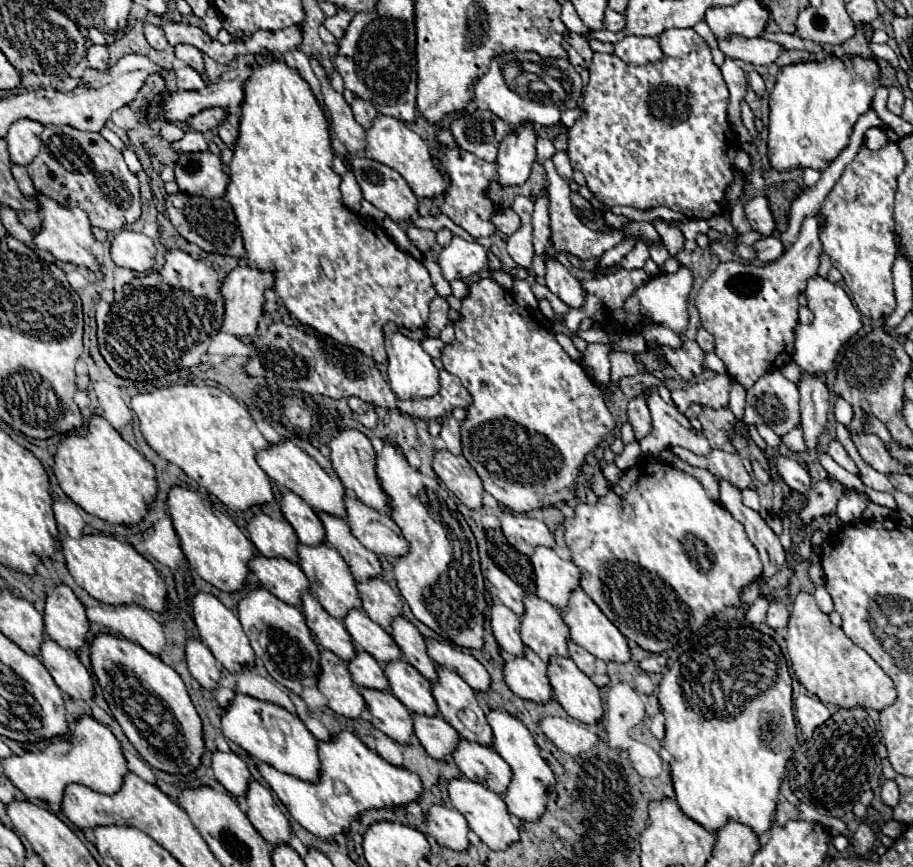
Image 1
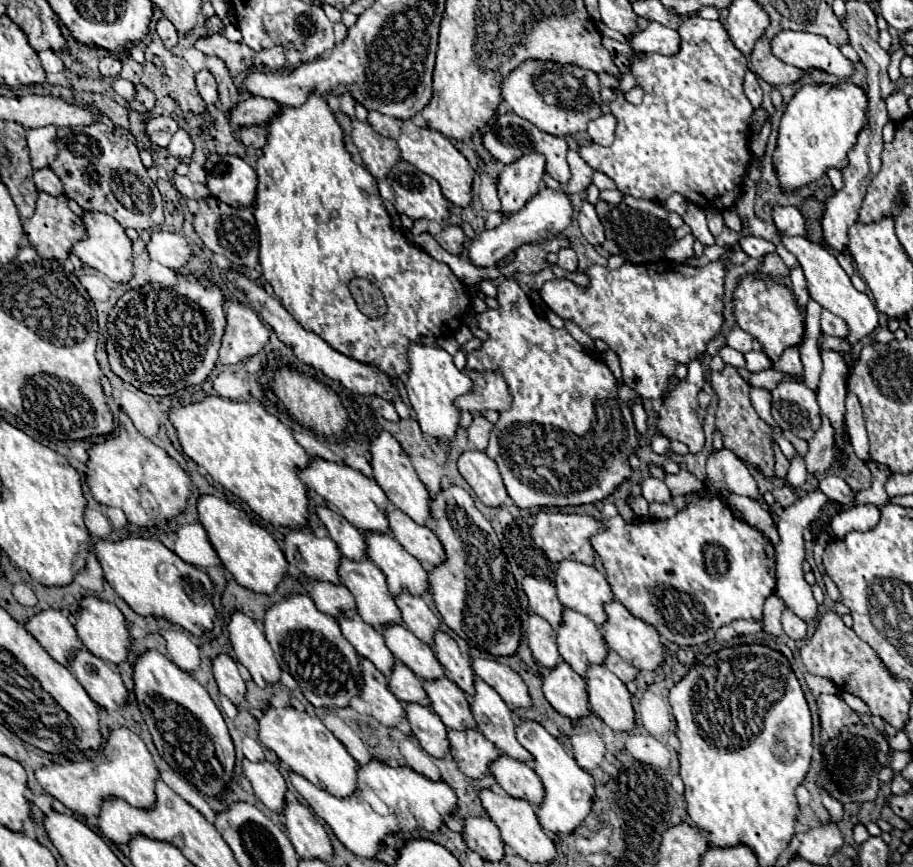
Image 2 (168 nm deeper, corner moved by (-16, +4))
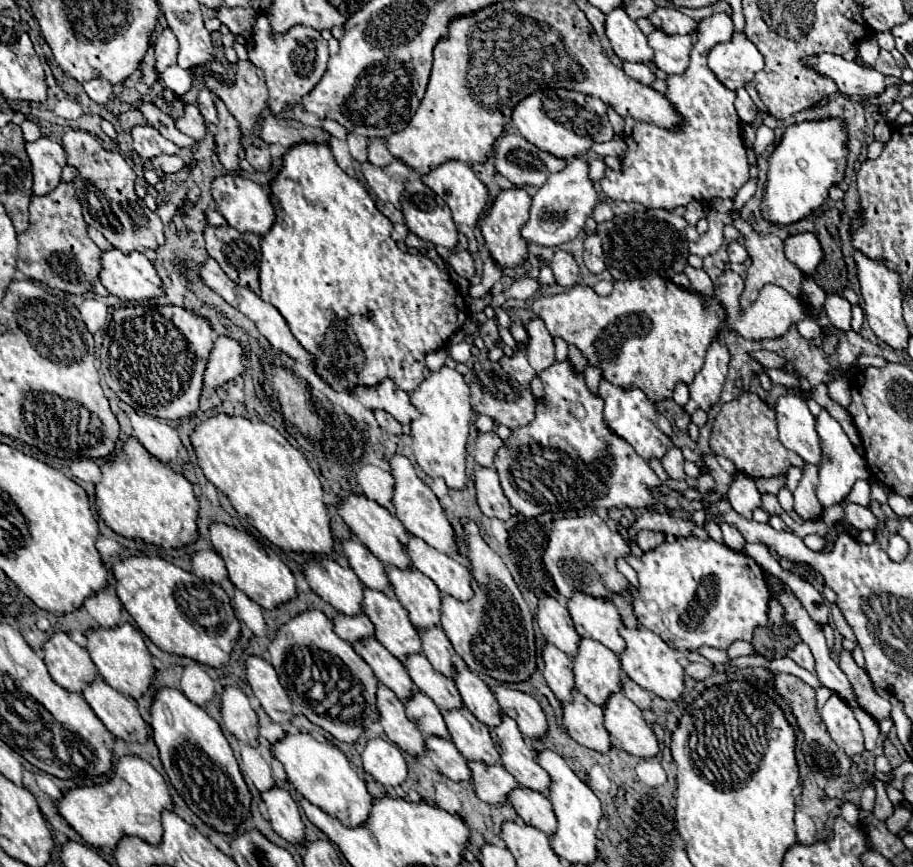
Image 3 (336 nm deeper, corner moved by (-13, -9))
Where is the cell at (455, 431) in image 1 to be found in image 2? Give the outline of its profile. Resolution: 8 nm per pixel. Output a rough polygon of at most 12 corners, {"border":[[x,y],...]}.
{"border":[[476,412],[468,426],[468,442],[476,450],[486,450],[490,424]]}

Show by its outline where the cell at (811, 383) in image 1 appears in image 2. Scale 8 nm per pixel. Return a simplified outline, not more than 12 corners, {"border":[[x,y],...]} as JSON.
{"border":[[828,418],[808,440],[808,472],[824,474],[834,462],[834,430]]}

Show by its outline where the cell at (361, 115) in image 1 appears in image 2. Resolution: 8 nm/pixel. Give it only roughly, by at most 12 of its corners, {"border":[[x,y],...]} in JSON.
{"border":[[372,110],[368,122],[392,140],[400,136],[396,118]]}

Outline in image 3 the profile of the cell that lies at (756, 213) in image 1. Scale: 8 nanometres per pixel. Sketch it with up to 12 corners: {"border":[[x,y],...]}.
{"border":[[813,233],[785,239],[785,255],[805,275],[823,261]]}

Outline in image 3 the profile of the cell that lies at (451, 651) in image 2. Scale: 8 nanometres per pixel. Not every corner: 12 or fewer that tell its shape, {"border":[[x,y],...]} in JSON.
{"border":[[467,667],[455,685],[465,707],[487,727],[501,723],[501,707],[487,683]]}

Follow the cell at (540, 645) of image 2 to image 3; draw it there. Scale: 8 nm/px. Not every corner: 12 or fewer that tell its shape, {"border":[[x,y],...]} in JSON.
{"border":[[545,645],[543,675],[561,703],[573,701],[573,661]]}

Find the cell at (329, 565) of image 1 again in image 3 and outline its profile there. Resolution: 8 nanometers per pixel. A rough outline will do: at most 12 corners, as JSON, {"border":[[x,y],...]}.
{"border":[[365,589],[375,639],[397,659],[421,653],[421,637],[395,597]]}

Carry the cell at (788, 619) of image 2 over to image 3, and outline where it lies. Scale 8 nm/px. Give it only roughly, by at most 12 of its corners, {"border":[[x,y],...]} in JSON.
{"border":[[797,643],[789,657],[815,675],[815,659],[805,643]]}

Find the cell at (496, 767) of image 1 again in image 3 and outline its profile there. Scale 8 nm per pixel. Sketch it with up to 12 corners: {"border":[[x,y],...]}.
{"border":[[517,787],[509,801],[527,825],[553,835],[557,817],[545,795]]}

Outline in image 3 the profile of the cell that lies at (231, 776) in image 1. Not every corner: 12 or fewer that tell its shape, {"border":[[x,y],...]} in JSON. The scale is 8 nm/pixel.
{"border":[[261,793],[271,827],[289,843],[305,845],[305,825],[291,793]]}

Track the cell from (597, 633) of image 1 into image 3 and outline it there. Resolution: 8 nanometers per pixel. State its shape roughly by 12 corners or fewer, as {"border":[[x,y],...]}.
{"border":[[621,627],[627,677],[661,699],[685,689],[679,651],[645,627]]}

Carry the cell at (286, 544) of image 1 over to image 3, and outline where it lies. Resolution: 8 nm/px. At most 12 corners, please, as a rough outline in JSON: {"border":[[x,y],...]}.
{"border":[[333,559],[305,565],[311,589],[337,611],[359,615],[365,585]]}

